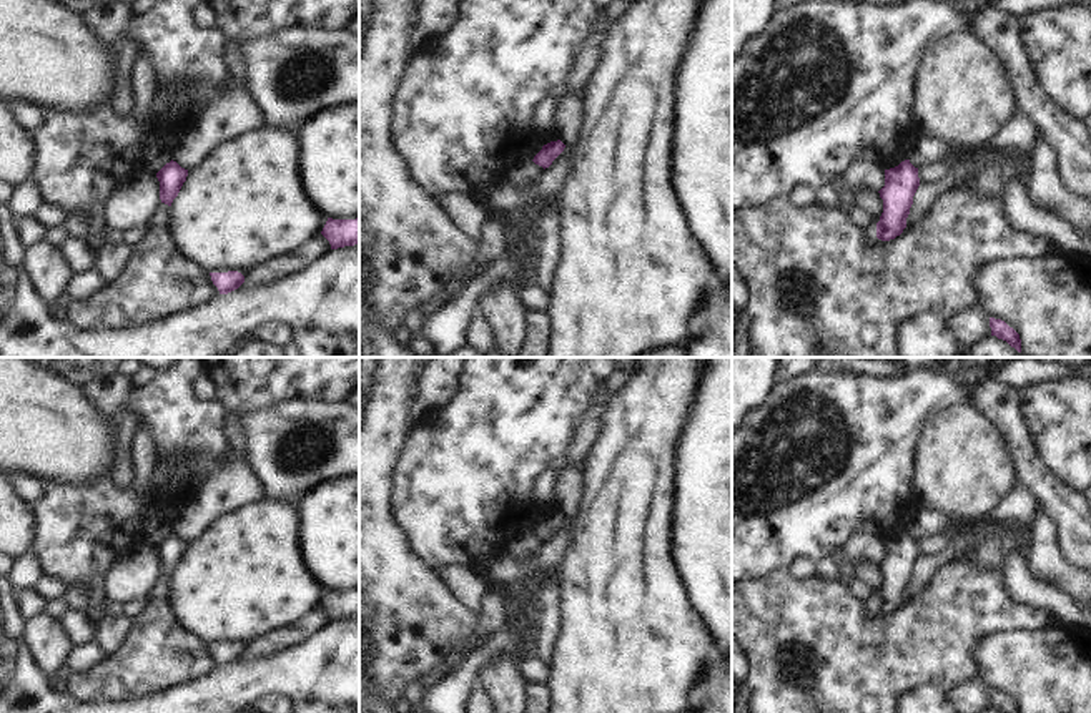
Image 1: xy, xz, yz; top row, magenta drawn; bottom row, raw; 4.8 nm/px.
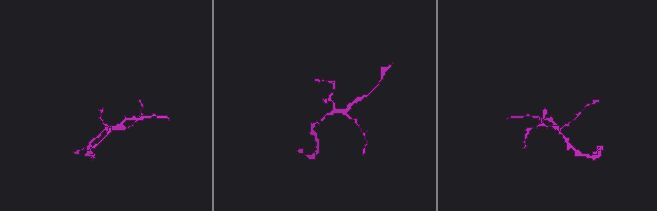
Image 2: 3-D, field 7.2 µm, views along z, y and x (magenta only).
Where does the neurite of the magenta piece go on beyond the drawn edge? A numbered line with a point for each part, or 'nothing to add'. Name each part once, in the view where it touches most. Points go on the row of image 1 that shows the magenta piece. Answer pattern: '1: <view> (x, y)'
nothing to add.

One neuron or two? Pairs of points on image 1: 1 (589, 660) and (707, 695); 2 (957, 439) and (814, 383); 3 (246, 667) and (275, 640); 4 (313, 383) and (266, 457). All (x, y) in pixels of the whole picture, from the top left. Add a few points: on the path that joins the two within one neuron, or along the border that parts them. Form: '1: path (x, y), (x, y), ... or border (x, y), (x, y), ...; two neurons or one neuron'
1: border (714, 662), (691, 695); two neurons
2: border (957, 403), (940, 409), (925, 424), (915, 464); two neurons
3: border (293, 649), (285, 649), (268, 657), (245, 655); two neurons
4: border (341, 401), (291, 399), (266, 408); two neurons

